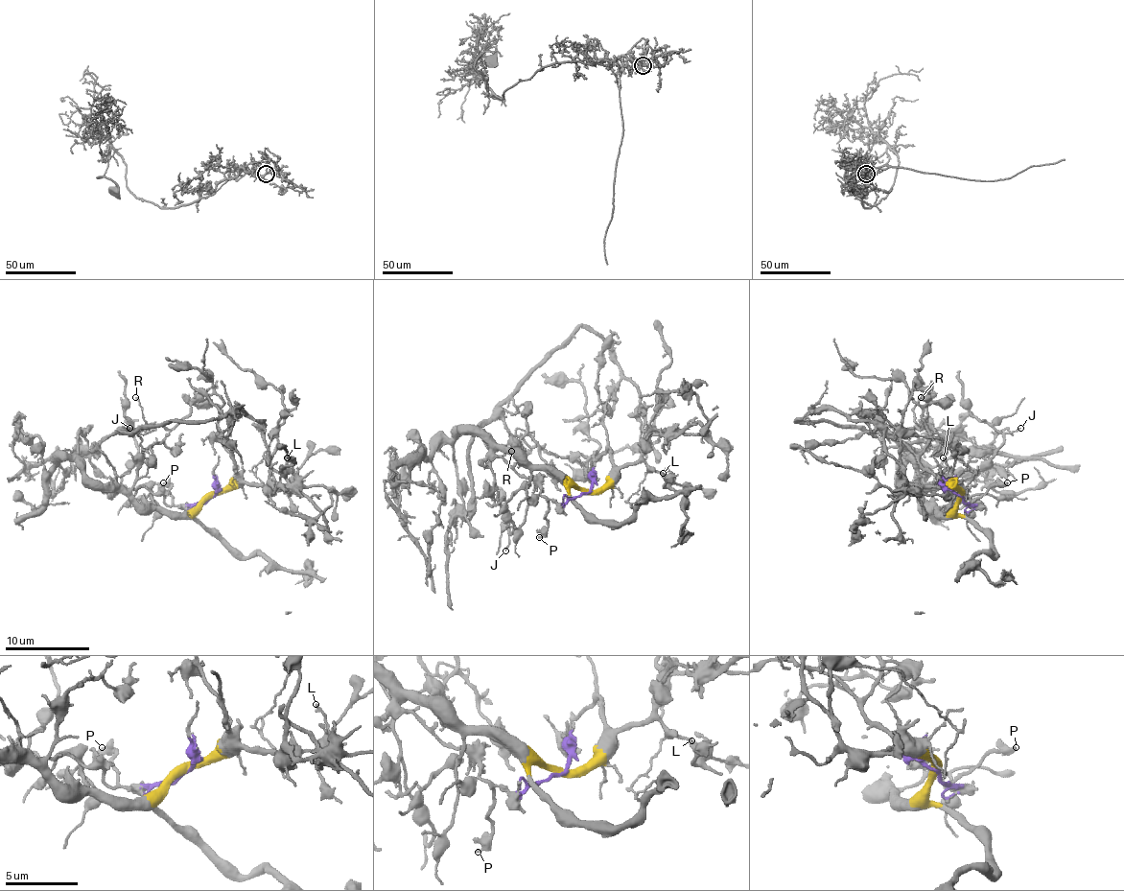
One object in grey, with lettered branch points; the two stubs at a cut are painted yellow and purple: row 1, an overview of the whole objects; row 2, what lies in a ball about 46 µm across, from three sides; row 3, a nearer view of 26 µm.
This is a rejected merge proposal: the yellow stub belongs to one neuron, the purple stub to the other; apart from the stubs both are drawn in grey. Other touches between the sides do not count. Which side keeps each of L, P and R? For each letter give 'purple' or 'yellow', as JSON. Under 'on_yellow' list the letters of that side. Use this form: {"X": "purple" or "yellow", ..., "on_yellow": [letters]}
{"L": "yellow", "P": "purple", "R": "purple", "on_yellow": ["L"]}

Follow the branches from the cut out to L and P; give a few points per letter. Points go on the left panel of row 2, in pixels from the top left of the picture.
L: (211, 497), (243, 484), (285, 484), (293, 472), (293, 463), (287, 457)
P: (211, 497), (188, 505), (174, 504), (171, 486), (163, 482)

